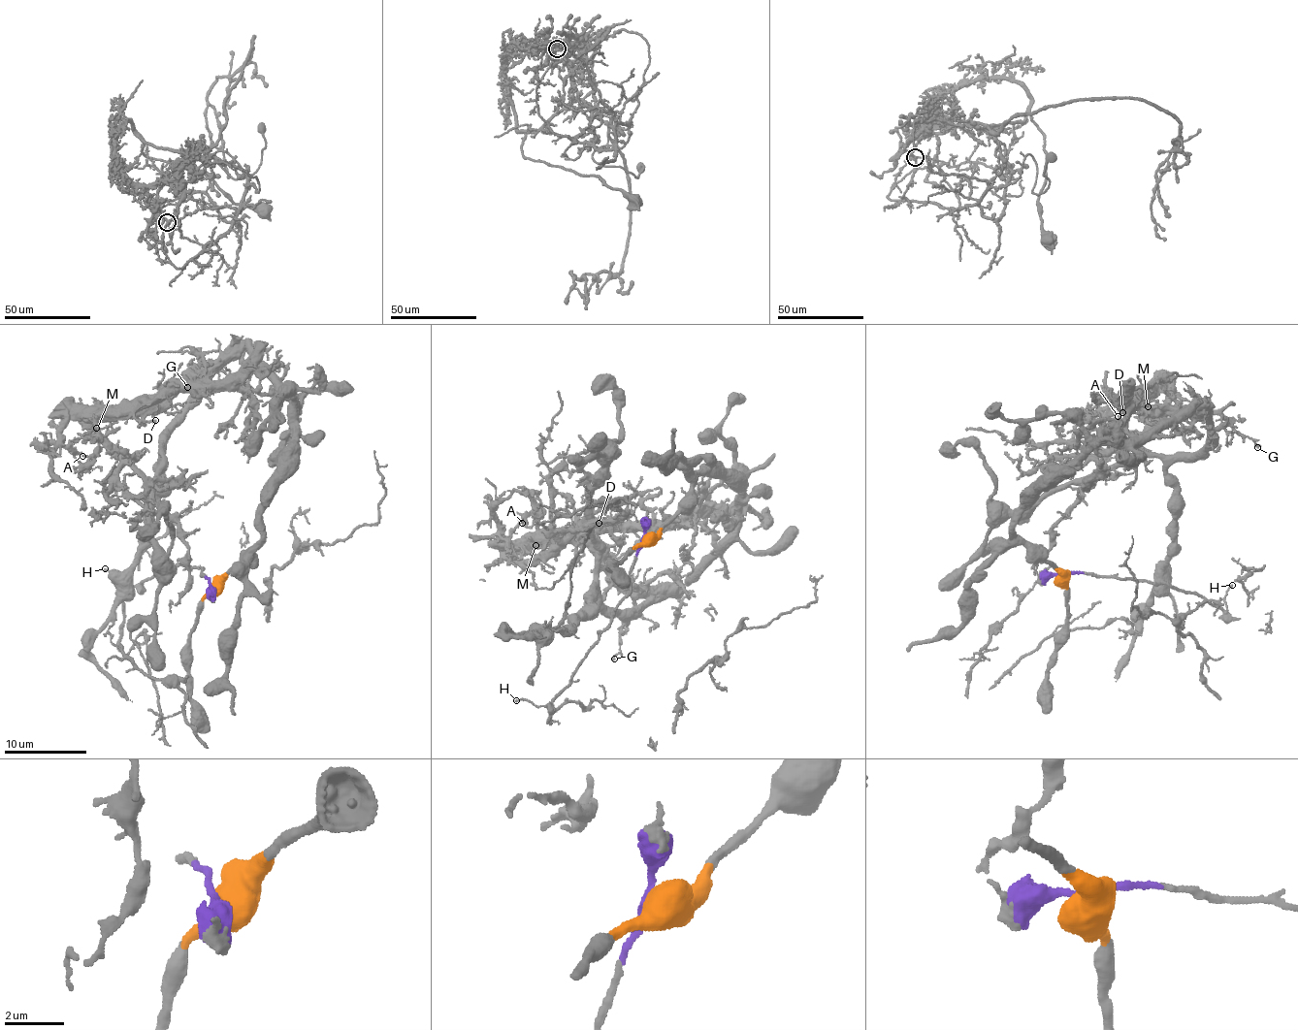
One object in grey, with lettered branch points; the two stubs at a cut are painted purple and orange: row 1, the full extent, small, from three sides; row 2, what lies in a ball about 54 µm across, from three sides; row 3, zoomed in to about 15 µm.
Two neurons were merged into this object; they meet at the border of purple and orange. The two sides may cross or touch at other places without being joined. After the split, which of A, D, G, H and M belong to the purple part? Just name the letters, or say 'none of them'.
H

